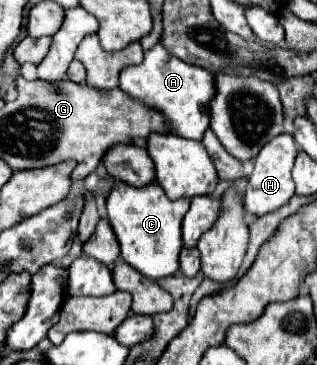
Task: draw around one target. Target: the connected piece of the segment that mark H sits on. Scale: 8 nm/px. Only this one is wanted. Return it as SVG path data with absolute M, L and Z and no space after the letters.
M280 134L274 140L270 140L268 144L264 144L264 148L260 150L260 154L254 158L254 172L248 178L248 186L244 192L244 208L248 214L252 216L264 216L268 212L278 210L280 206L288 204L288 200L294 196L294 180L292 180L292 166L294 166L294 158L298 154L298 148L294 144L292 134Z

